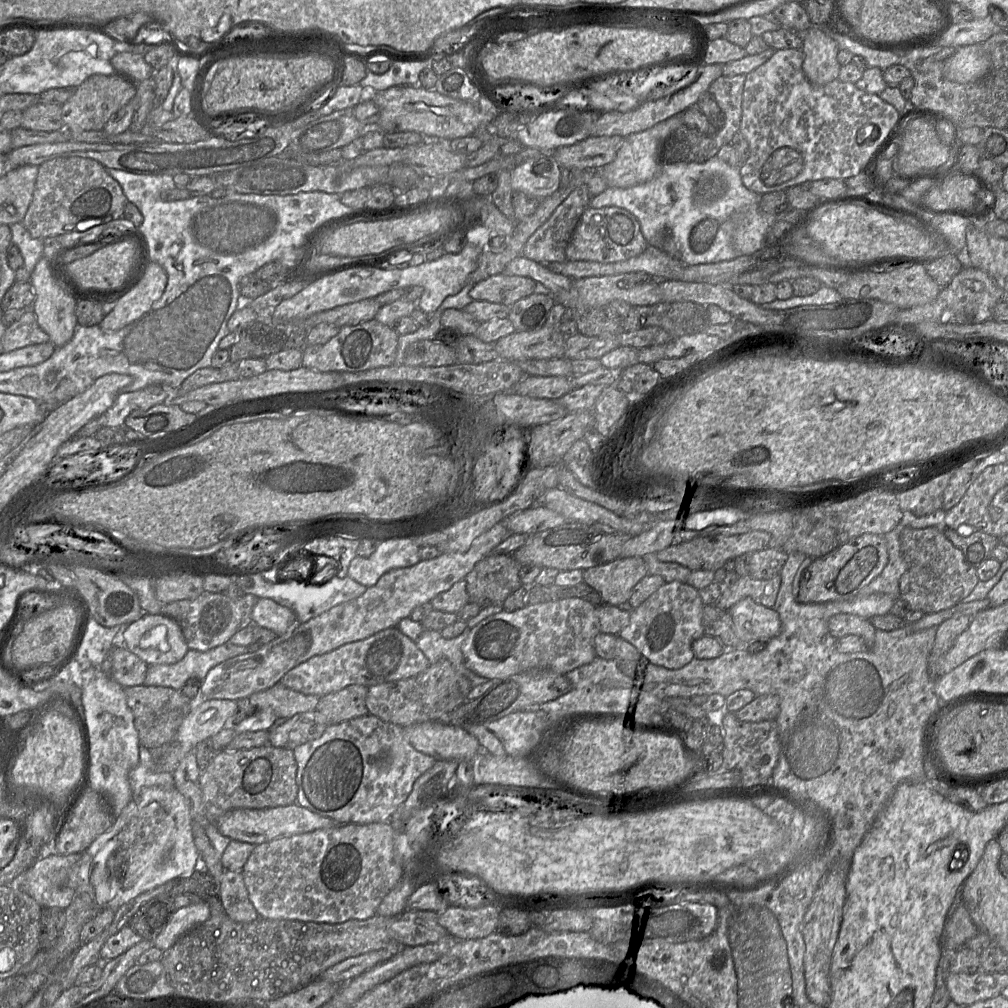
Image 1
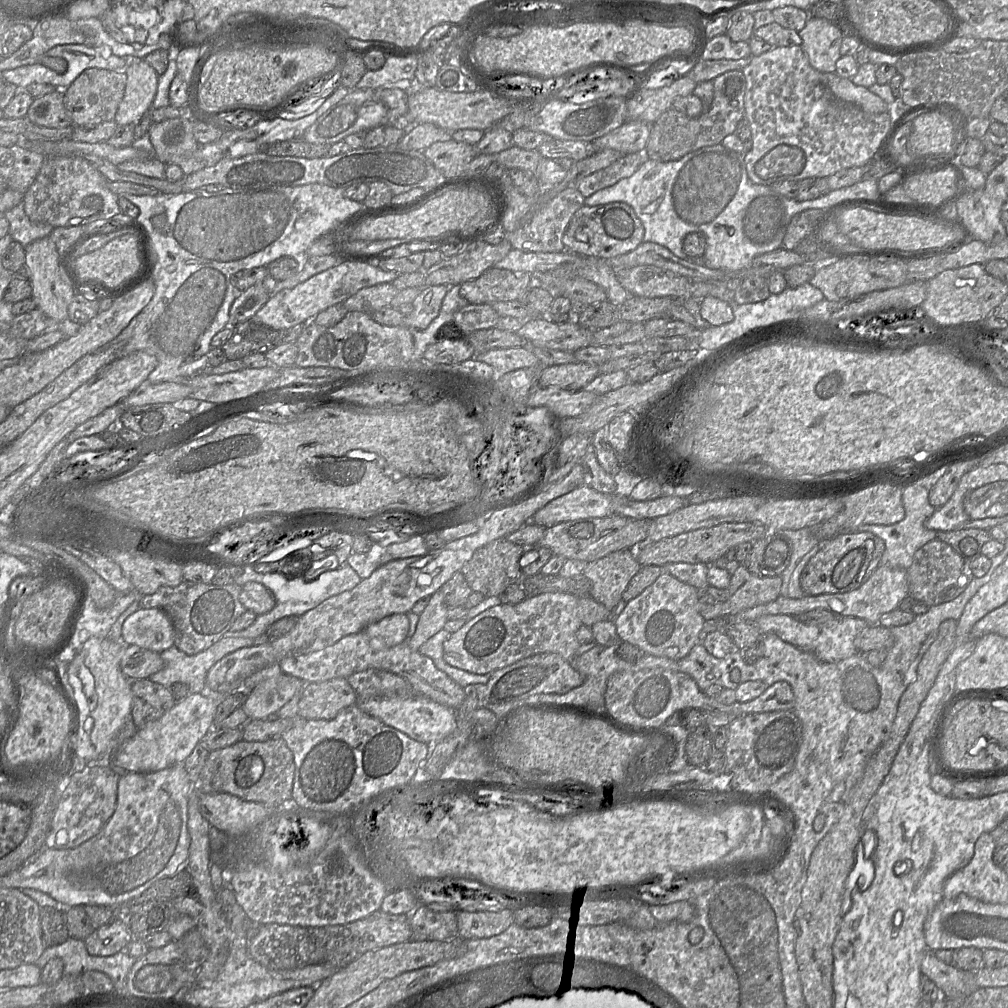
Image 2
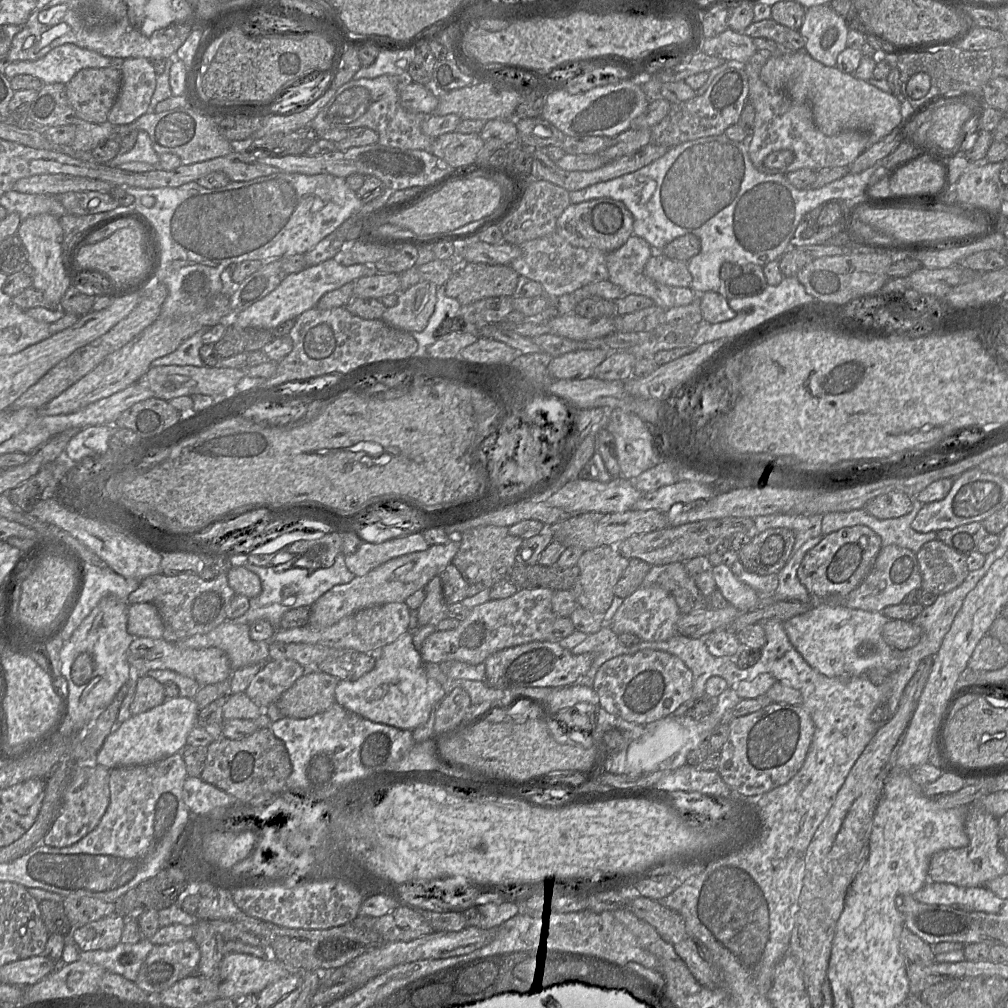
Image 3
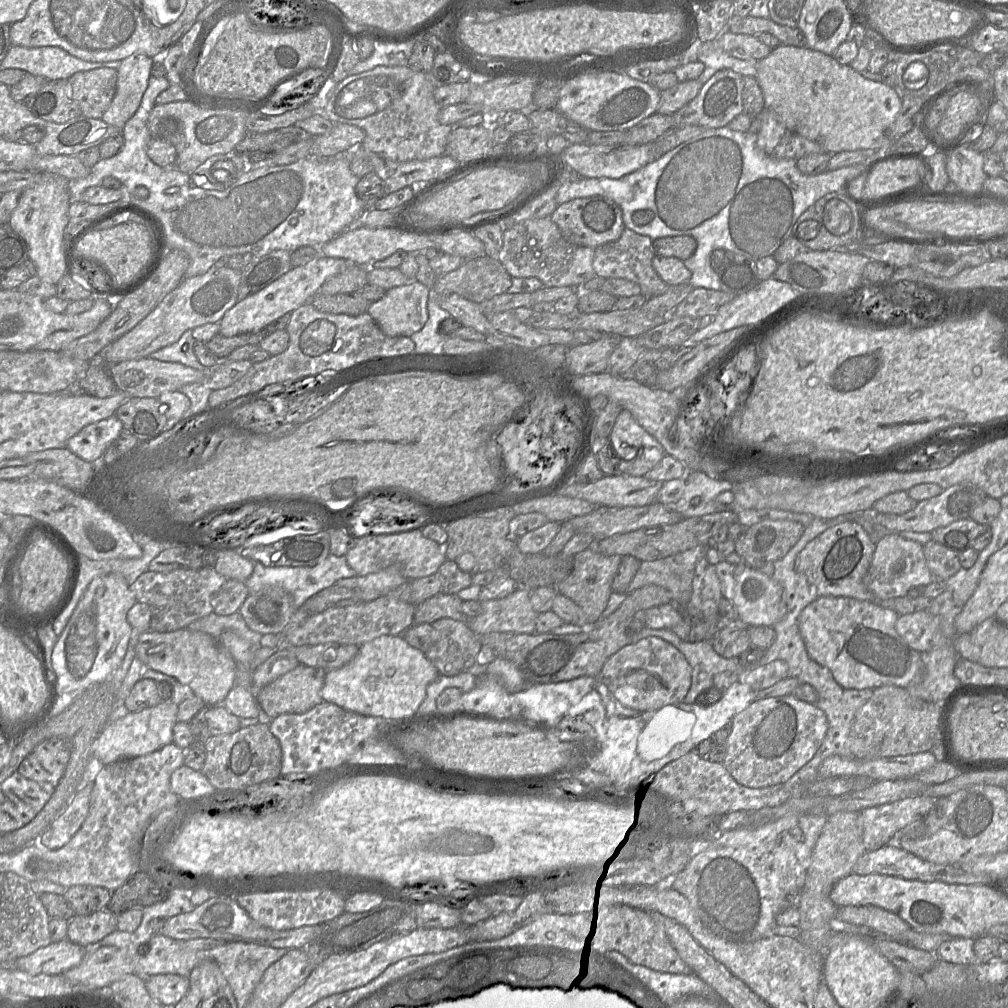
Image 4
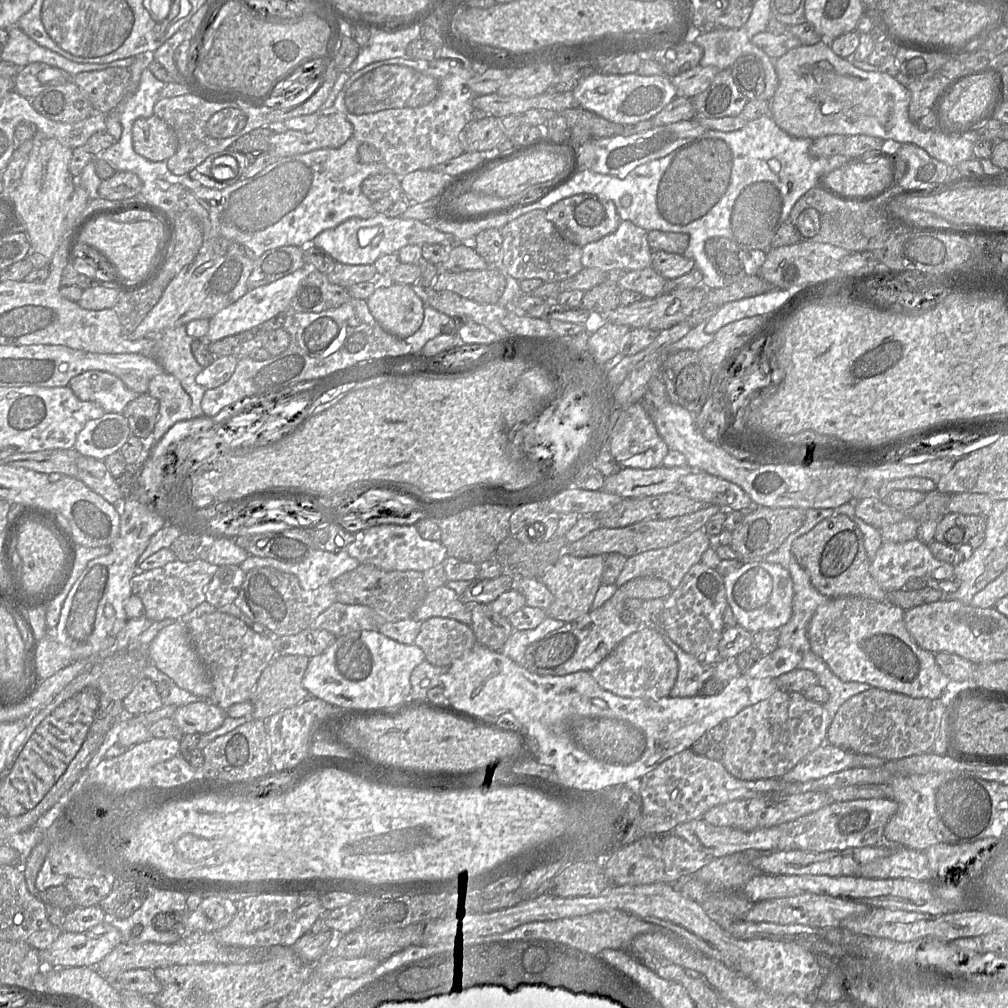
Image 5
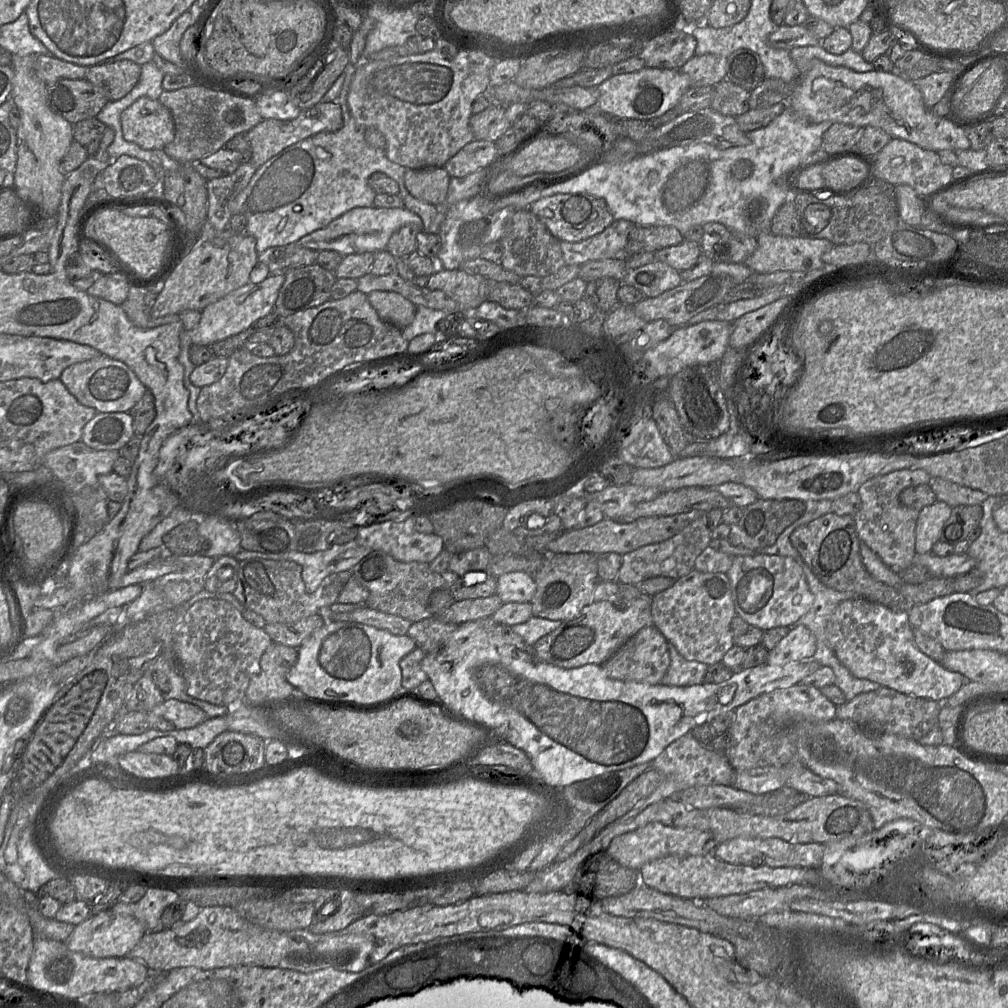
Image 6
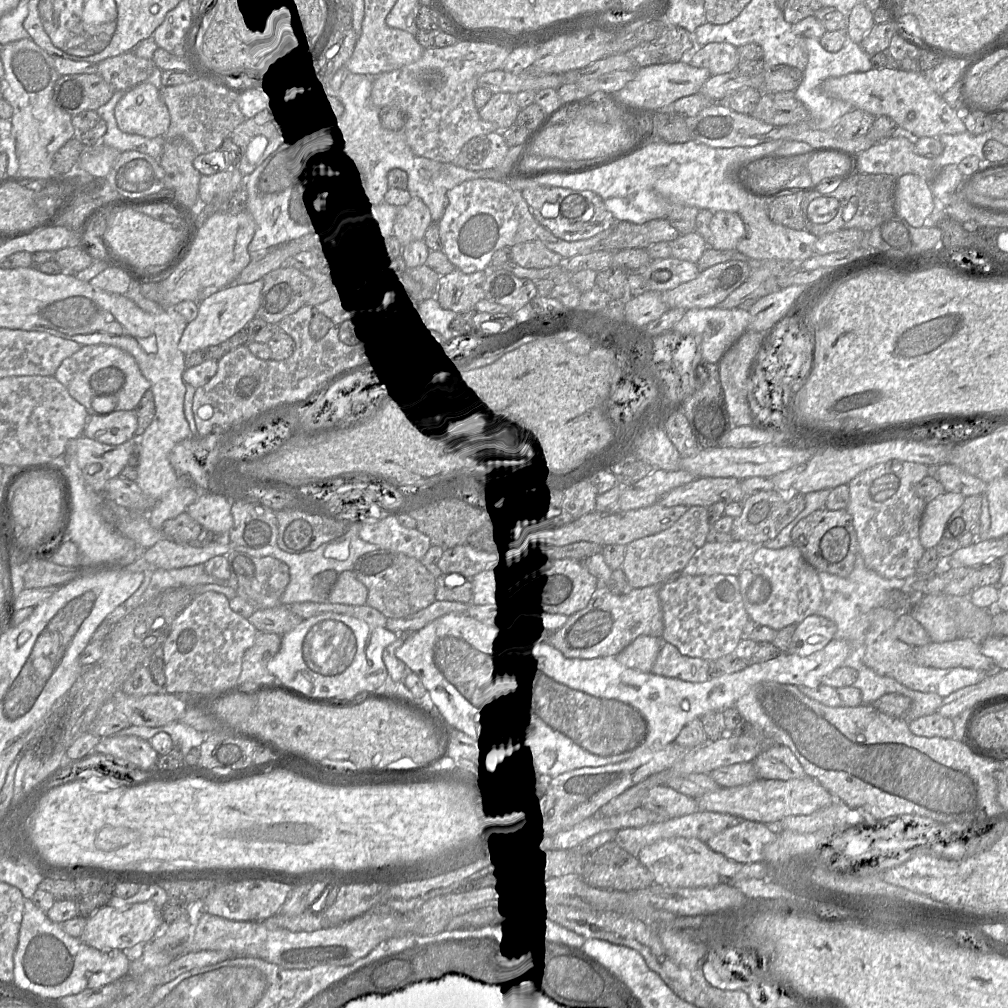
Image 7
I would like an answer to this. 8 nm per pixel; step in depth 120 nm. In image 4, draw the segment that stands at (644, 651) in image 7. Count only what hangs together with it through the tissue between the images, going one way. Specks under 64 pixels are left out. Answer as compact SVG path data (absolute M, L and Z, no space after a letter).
M645 637L611 655L595 677L623 706L642 712L681 703L691 686L691 670L682 654L658 637Z

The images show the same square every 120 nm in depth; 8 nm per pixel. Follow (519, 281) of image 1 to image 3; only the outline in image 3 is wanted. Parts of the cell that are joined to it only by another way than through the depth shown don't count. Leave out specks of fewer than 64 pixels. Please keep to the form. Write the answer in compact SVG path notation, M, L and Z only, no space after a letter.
M465 262L445 283L446 295L467 306L485 298L515 296L519 274L510 266Z

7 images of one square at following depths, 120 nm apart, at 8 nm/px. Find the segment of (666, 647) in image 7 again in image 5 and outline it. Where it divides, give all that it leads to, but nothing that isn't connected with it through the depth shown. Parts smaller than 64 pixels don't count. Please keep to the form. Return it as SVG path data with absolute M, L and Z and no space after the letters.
M664 632L662 637L678 660L677 678L669 695L672 697L698 695L703 685L714 676L716 664L702 664L694 656L683 651Z

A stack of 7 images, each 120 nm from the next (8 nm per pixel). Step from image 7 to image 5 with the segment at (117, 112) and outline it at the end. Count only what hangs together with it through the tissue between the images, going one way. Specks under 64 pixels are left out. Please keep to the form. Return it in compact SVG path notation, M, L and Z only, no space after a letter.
M154 114L135 120L132 143L136 153L153 162L167 161L178 147L173 129Z

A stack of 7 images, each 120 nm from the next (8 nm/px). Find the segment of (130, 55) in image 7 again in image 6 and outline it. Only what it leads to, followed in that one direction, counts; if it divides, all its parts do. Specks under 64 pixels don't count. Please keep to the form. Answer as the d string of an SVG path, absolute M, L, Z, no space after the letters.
M119 60L88 67L85 79L102 92L108 101L116 101L133 89L140 74L141 65L131 60Z

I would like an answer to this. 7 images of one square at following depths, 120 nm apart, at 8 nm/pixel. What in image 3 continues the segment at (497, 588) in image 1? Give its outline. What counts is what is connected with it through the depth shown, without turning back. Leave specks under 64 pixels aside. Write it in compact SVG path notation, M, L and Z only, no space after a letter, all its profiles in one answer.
M480 526L463 532L458 538L460 547L452 564L460 571L469 584L483 583L492 587L502 579L510 579L510 570L516 561L521 539L509 534L509 527Z

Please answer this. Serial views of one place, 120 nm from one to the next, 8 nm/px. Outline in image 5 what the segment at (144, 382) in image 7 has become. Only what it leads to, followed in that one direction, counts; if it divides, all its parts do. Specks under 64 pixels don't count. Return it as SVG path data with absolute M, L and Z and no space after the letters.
M98 370L85 371L73 377L68 387L82 401L101 406L106 413L122 413L139 394L130 390L117 376Z

